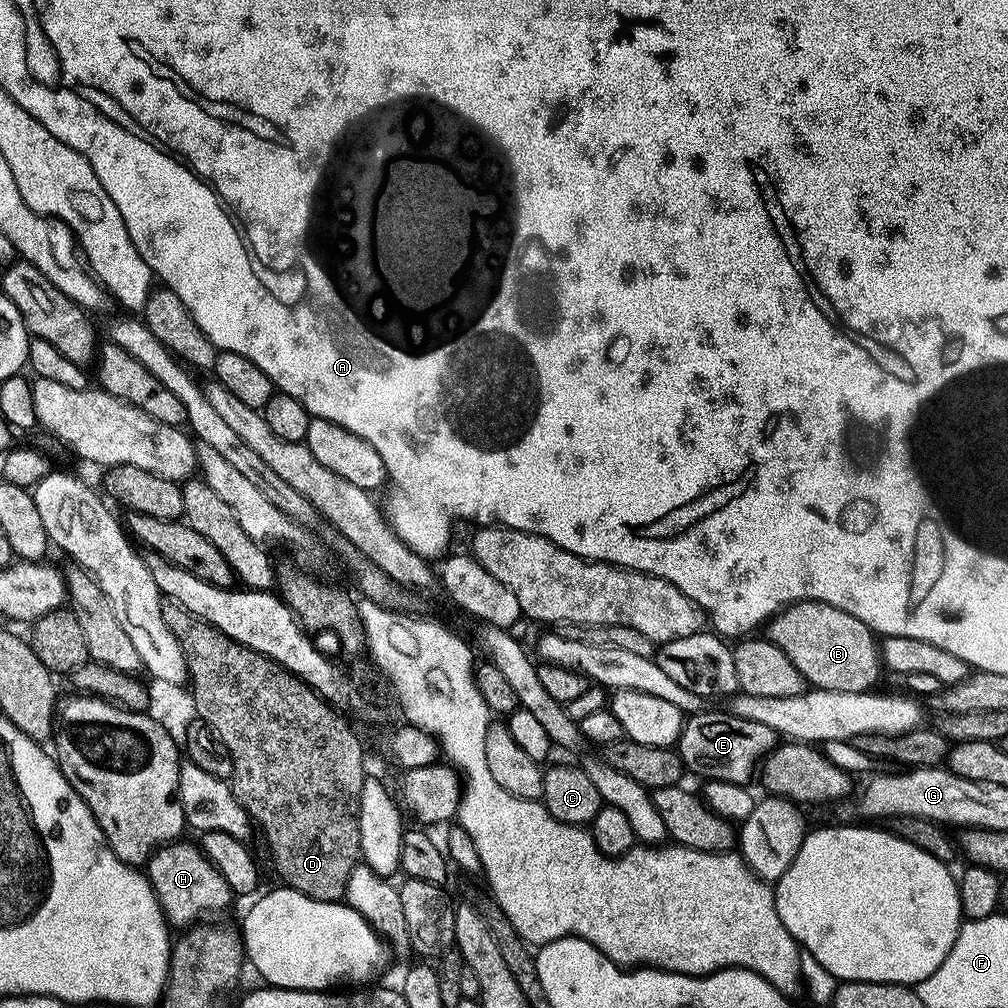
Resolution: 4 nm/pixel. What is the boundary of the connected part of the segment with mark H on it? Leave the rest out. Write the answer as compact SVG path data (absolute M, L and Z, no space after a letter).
M169 842L156 849L146 865L146 875L156 891L164 919L173 929L191 929L205 919L207 912L220 912L234 901L234 893L226 878L196 844Z

